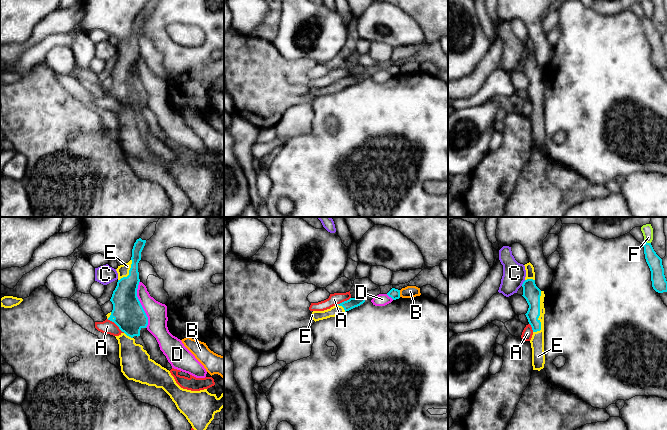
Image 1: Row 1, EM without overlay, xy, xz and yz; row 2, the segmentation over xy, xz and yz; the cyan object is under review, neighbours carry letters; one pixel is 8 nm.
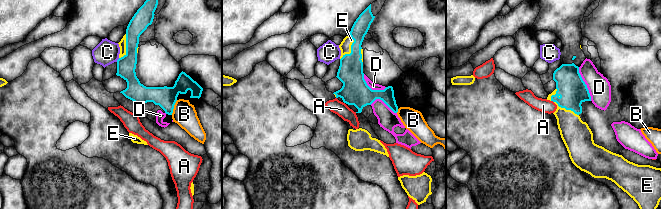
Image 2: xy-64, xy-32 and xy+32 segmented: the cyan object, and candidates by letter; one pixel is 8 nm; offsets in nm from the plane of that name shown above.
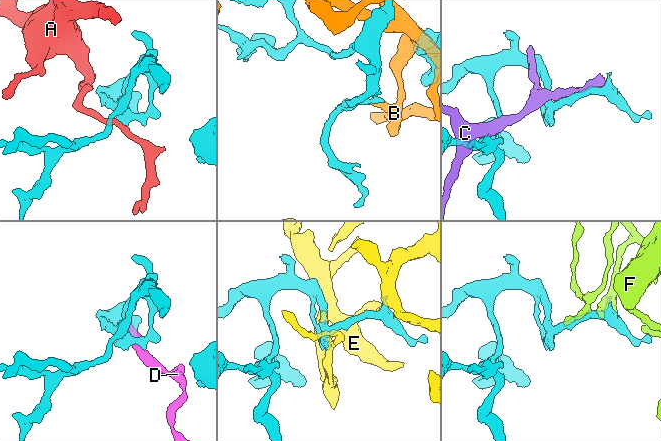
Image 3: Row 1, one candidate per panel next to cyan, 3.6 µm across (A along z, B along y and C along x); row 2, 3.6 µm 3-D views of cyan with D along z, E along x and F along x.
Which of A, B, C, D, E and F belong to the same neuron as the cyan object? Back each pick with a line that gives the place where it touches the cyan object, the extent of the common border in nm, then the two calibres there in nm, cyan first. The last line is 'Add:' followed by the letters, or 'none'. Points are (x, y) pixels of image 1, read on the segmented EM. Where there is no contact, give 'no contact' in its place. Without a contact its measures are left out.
E: contact yz (539, 314); length 340 nm; calibres 140 and 110 nm
Add: E

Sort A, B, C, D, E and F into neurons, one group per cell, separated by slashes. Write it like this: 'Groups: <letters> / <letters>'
Groups: A / B / C / D / E / F

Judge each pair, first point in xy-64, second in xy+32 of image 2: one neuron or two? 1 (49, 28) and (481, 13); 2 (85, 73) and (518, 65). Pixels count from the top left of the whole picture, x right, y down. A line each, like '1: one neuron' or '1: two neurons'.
1: two neurons
2: two neurons

